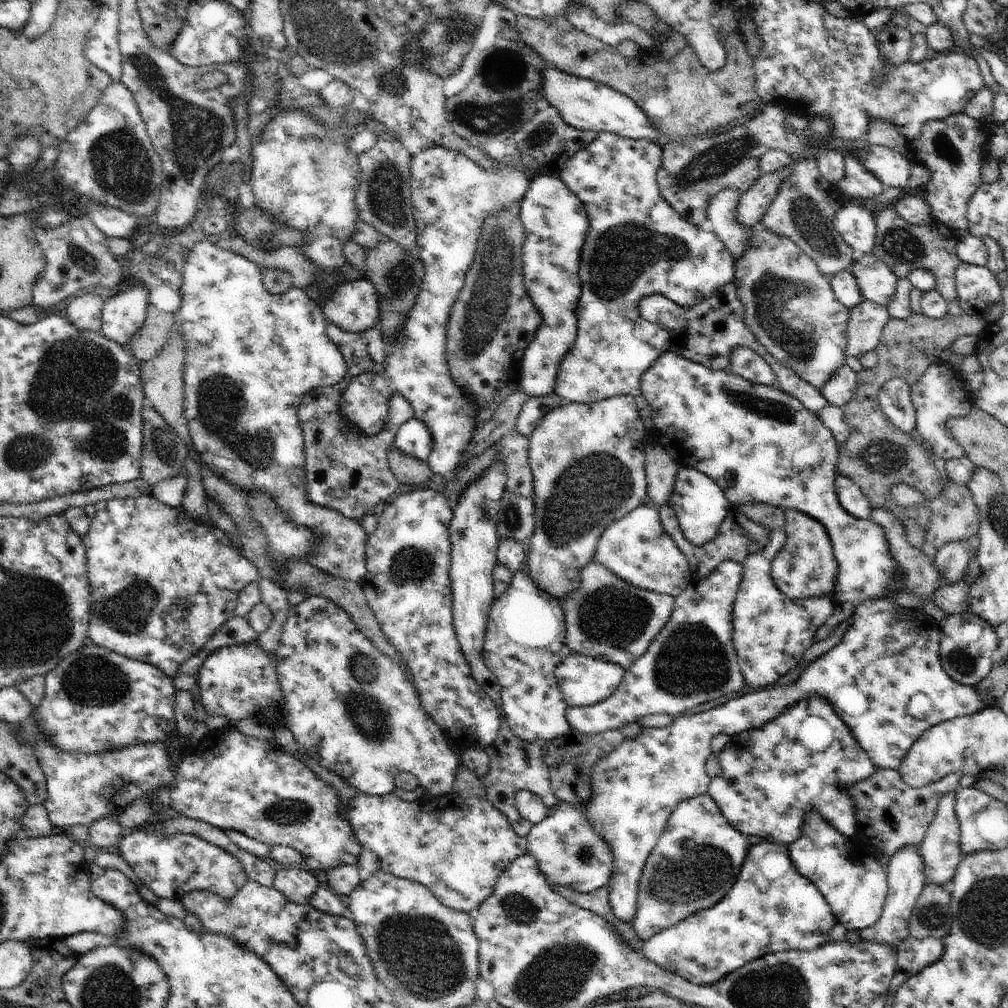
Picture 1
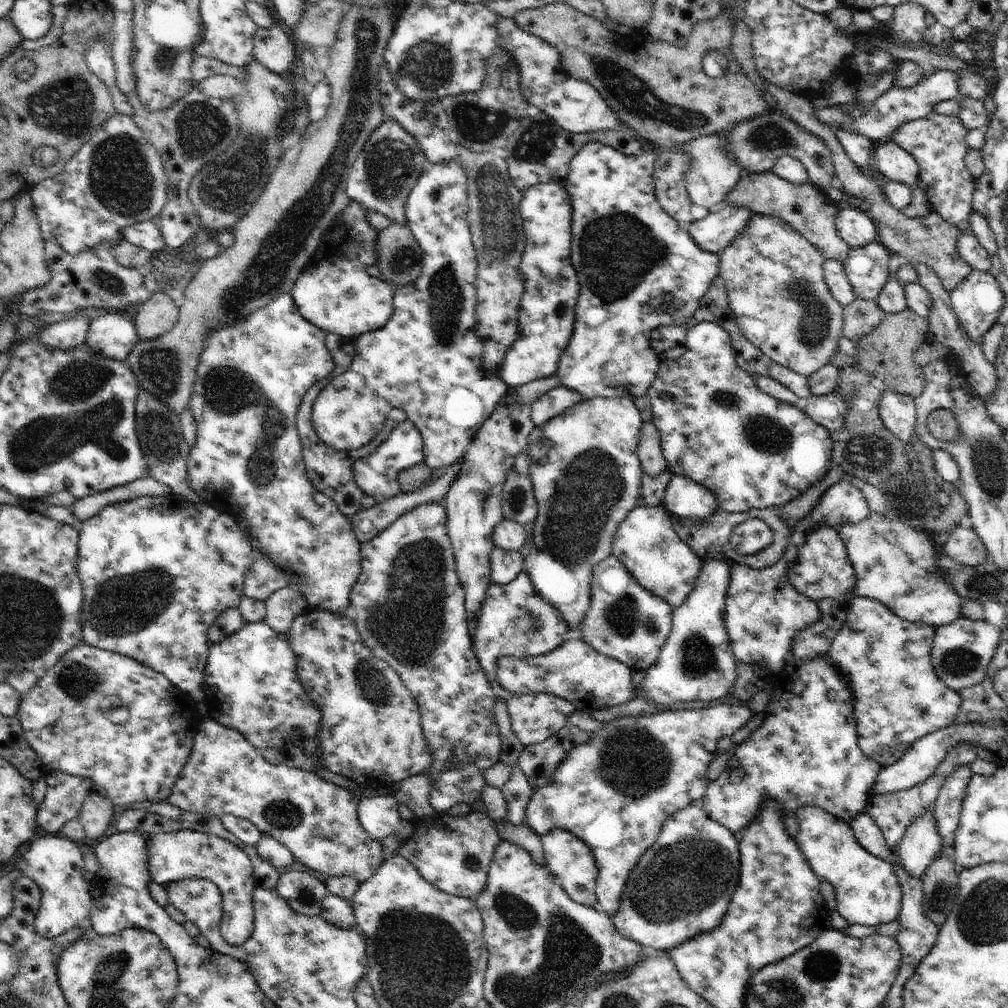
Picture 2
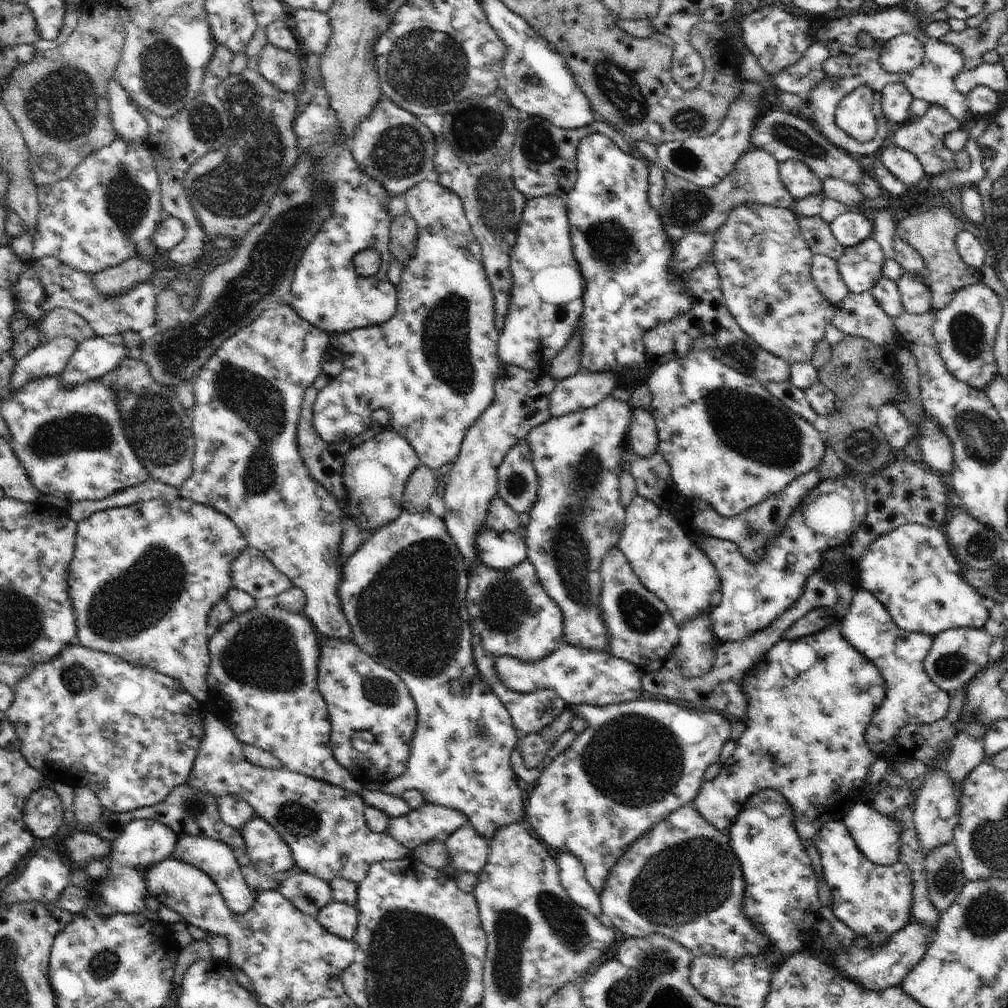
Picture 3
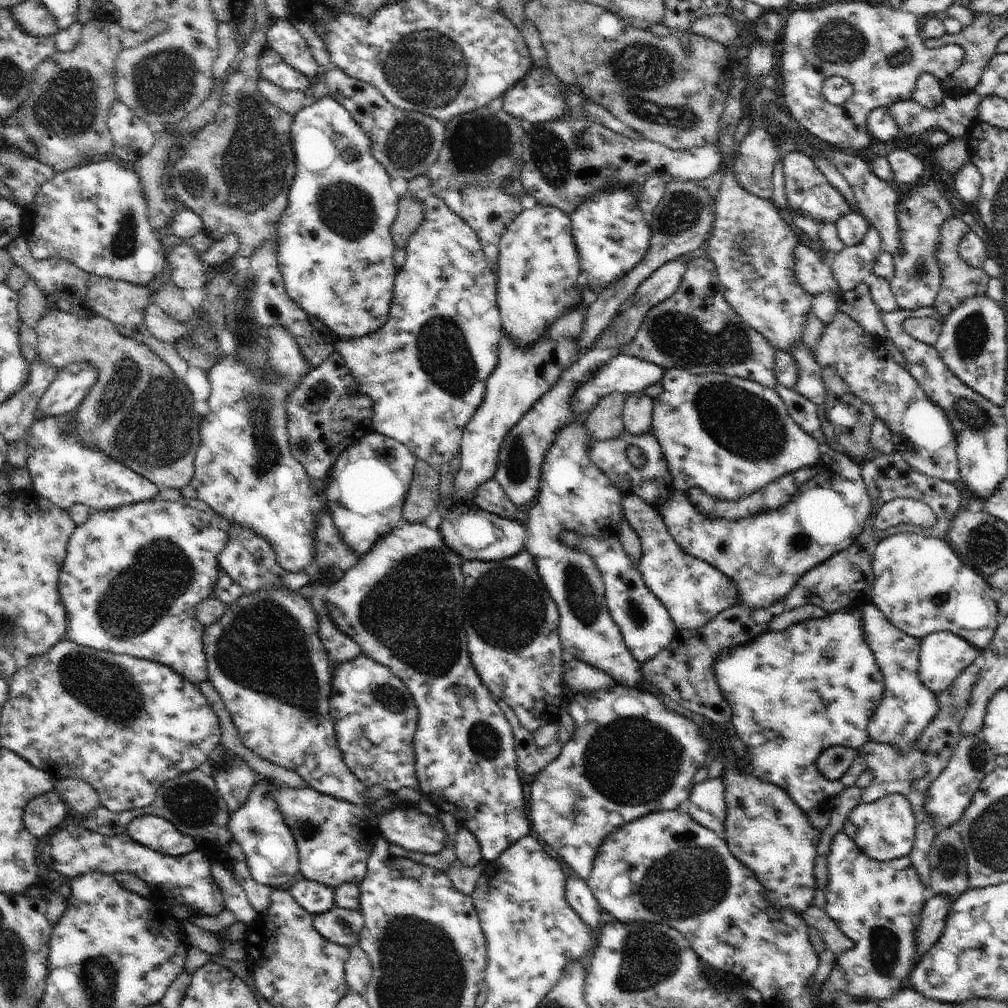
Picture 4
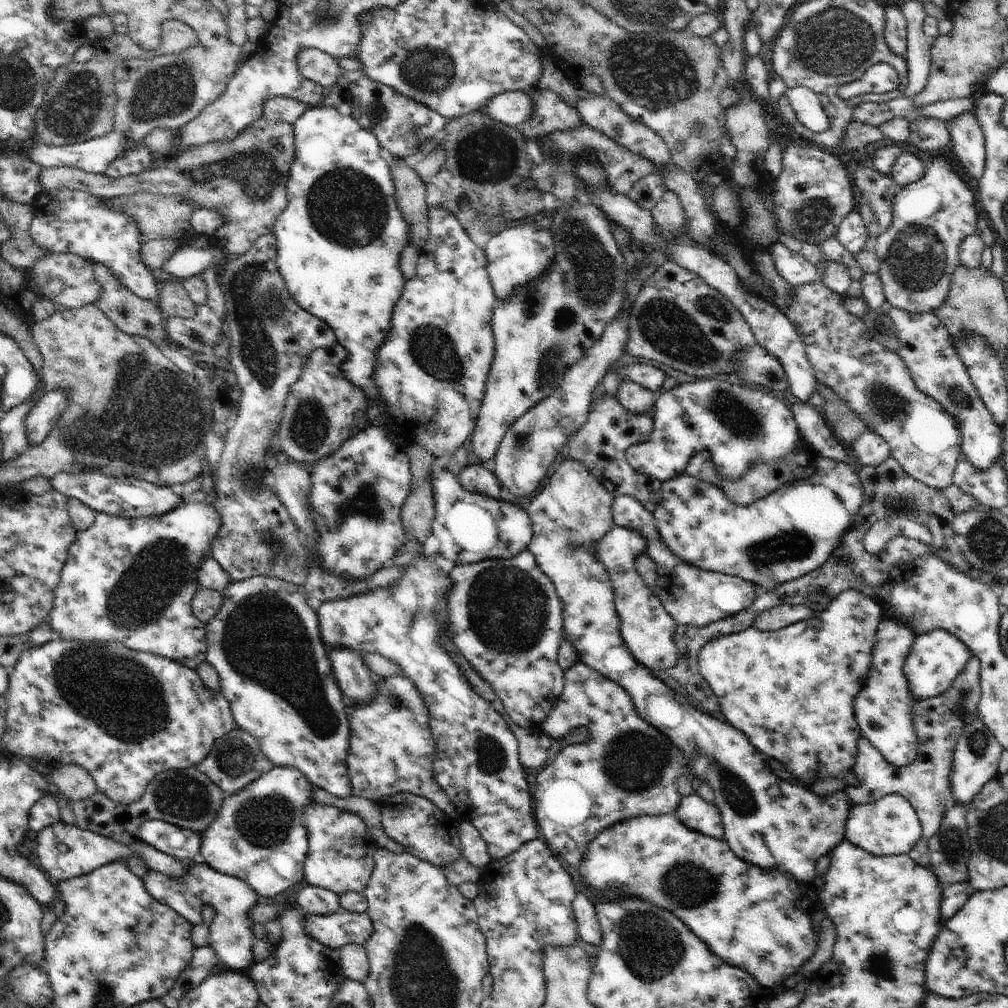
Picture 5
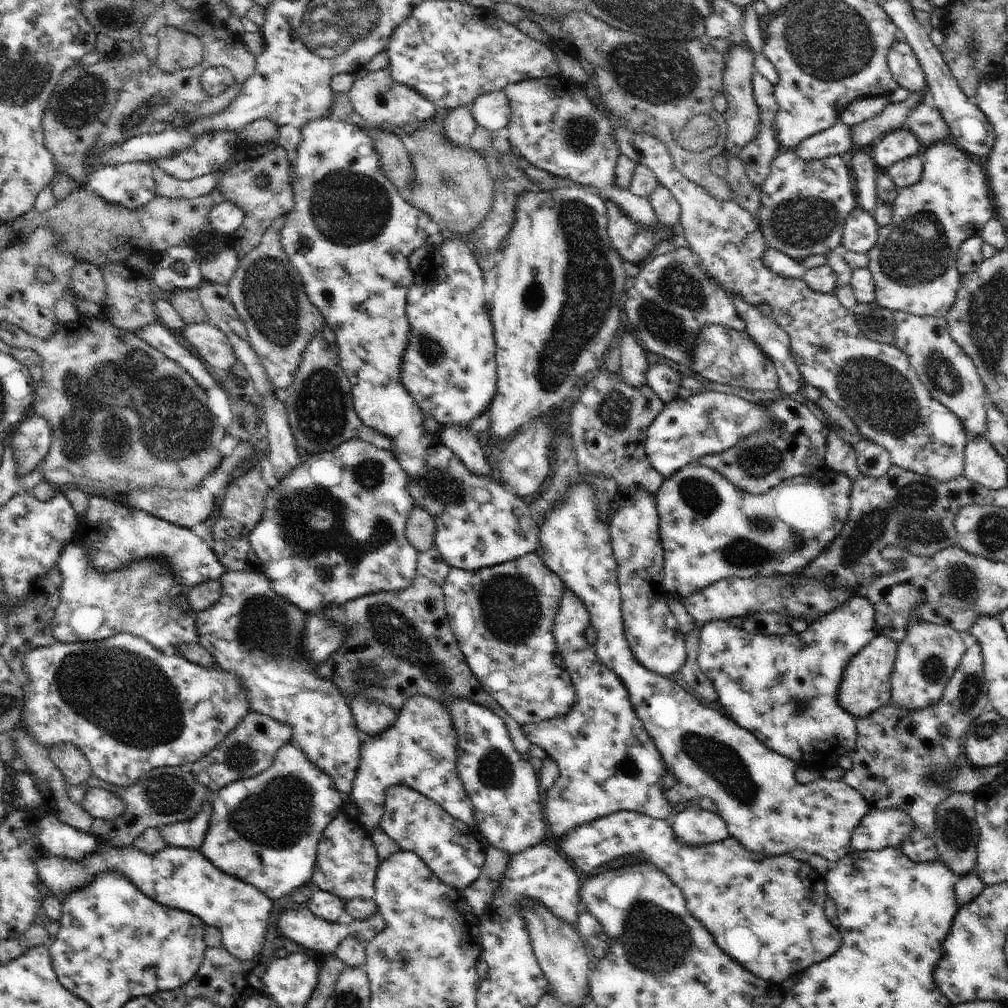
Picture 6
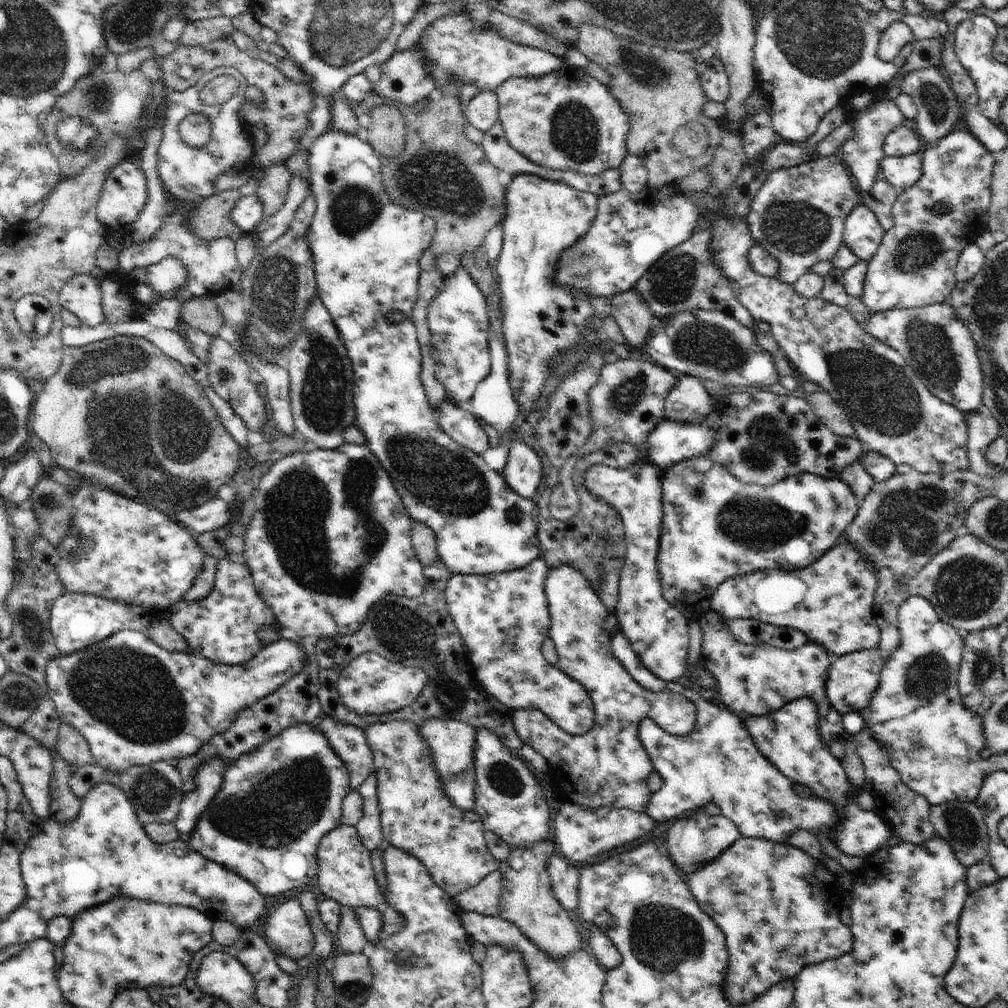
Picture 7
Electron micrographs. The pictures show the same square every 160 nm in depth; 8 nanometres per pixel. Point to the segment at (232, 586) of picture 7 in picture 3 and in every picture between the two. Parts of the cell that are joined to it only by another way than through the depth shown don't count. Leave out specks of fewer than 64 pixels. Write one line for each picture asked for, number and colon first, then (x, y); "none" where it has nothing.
3: (262, 675)
4: (264, 657)
5: (265, 644)
6: (252, 632)

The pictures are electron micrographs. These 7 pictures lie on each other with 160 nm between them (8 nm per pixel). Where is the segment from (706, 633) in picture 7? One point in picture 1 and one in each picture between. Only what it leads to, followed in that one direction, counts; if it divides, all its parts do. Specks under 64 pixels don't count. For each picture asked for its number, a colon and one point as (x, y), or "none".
1: (803, 759)
2: (805, 753)
3: (809, 704)
4: (793, 694)
5: (798, 683)
6: (760, 680)

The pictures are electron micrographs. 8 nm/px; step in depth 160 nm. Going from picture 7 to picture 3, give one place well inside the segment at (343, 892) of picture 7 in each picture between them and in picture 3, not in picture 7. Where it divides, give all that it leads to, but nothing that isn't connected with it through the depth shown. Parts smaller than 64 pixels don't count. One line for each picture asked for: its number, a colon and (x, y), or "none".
3: (324, 826)
4: (334, 838)
5: (340, 858)
6: (346, 863)

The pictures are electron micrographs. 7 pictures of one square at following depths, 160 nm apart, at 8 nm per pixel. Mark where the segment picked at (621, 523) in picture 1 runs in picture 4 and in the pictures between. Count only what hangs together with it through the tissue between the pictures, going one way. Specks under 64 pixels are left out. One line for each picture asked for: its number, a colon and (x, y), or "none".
2: (646, 542)
3: (671, 566)
4: (694, 592)

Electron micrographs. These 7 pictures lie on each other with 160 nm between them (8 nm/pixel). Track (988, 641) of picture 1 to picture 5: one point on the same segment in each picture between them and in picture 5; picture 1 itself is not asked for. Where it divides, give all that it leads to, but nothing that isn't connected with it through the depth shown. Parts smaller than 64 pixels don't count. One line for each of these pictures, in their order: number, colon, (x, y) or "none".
2: (961, 652)
3: (956, 656)
4: (944, 656)
5: (936, 657)

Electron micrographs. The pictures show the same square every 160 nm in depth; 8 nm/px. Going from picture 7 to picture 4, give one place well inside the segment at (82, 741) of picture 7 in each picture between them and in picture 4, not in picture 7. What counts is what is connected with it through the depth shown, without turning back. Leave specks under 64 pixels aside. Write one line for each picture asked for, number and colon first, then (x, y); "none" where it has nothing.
4: (81, 796)
5: (73, 781)
6: (68, 759)

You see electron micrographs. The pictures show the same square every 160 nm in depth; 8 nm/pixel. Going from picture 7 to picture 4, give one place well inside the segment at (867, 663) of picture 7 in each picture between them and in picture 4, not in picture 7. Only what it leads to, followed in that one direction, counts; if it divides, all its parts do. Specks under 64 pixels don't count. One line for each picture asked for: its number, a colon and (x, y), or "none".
4: (907, 707)
5: (882, 706)
6: (865, 687)

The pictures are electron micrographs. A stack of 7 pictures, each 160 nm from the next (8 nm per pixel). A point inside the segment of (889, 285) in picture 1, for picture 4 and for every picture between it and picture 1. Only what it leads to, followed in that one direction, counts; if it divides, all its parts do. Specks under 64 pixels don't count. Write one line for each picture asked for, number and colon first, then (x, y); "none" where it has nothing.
2: (866, 267)
3: (860, 266)
4: (854, 265)

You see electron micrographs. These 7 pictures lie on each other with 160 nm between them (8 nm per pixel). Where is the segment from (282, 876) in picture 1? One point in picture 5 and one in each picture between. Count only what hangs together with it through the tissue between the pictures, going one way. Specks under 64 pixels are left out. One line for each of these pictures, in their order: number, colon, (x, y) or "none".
2: (304, 893)
3: (309, 894)
4: (316, 898)
5: (315, 900)

